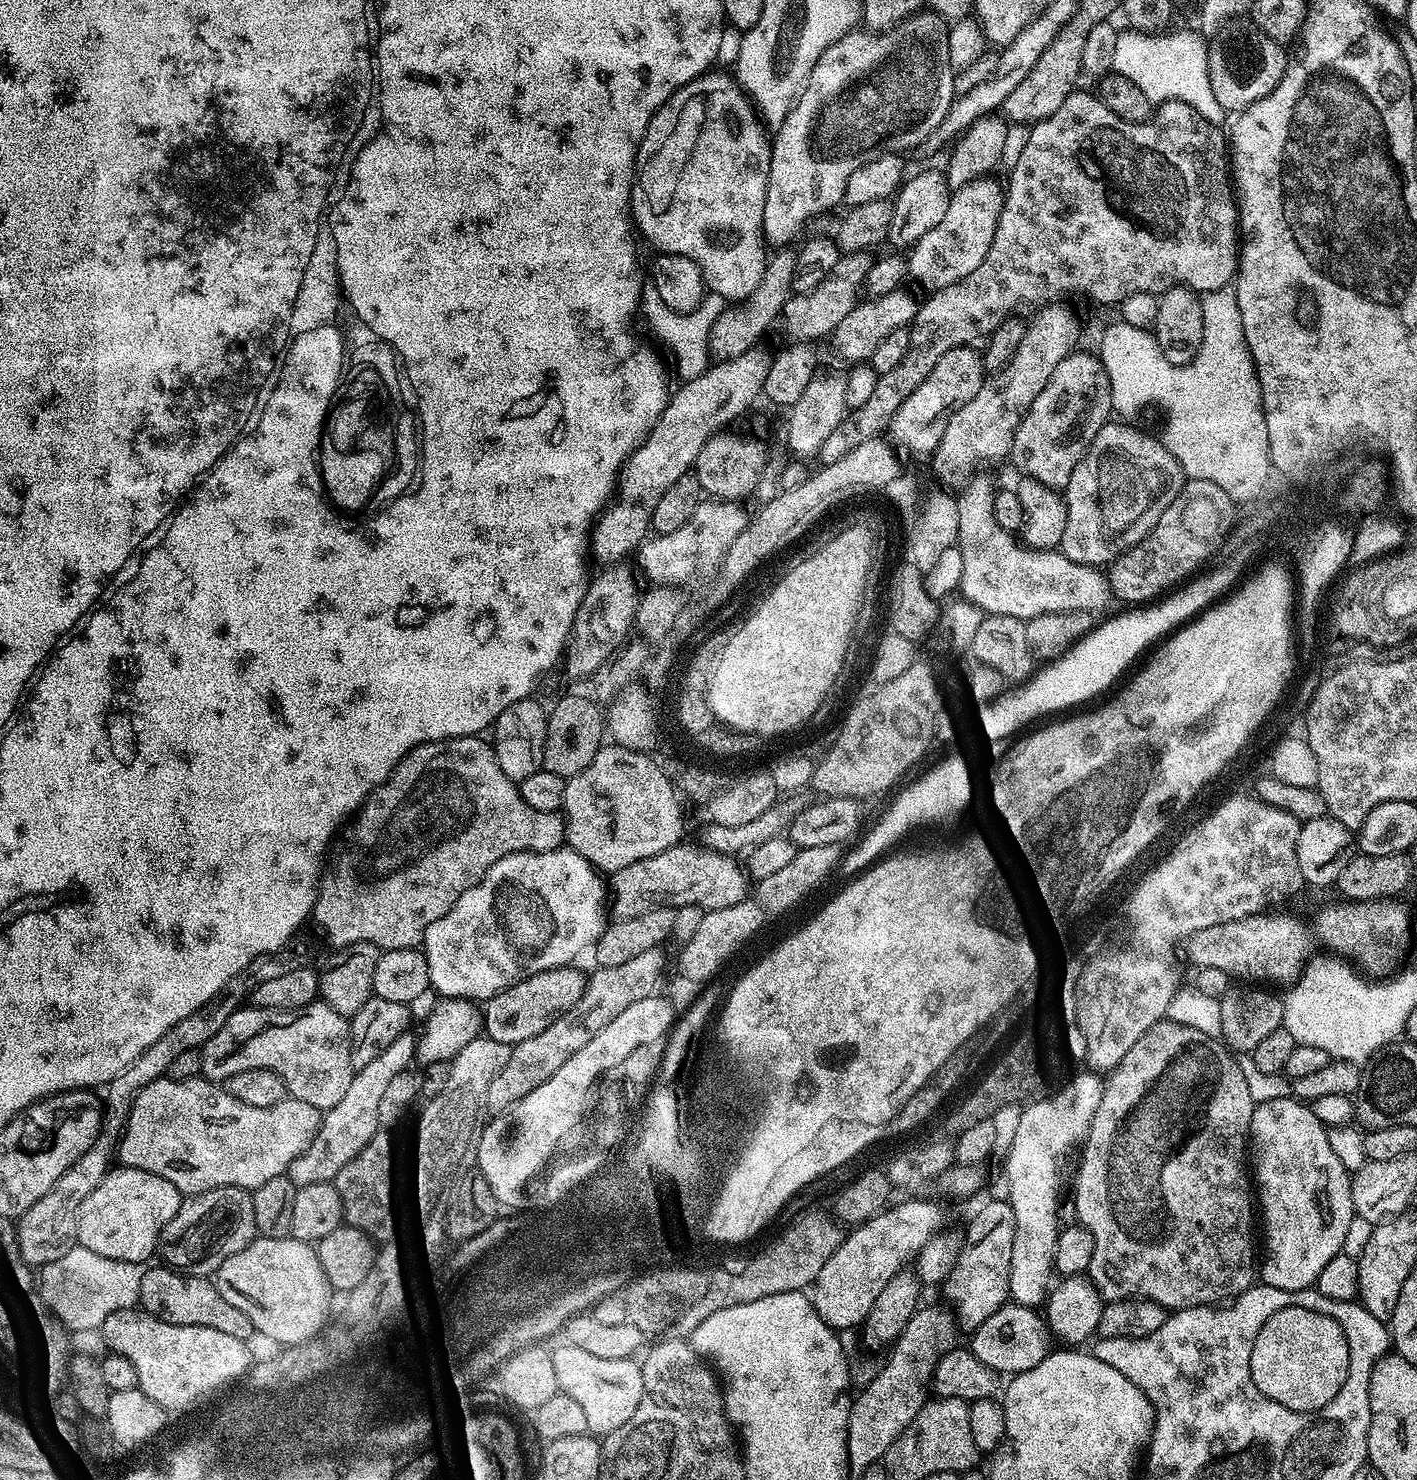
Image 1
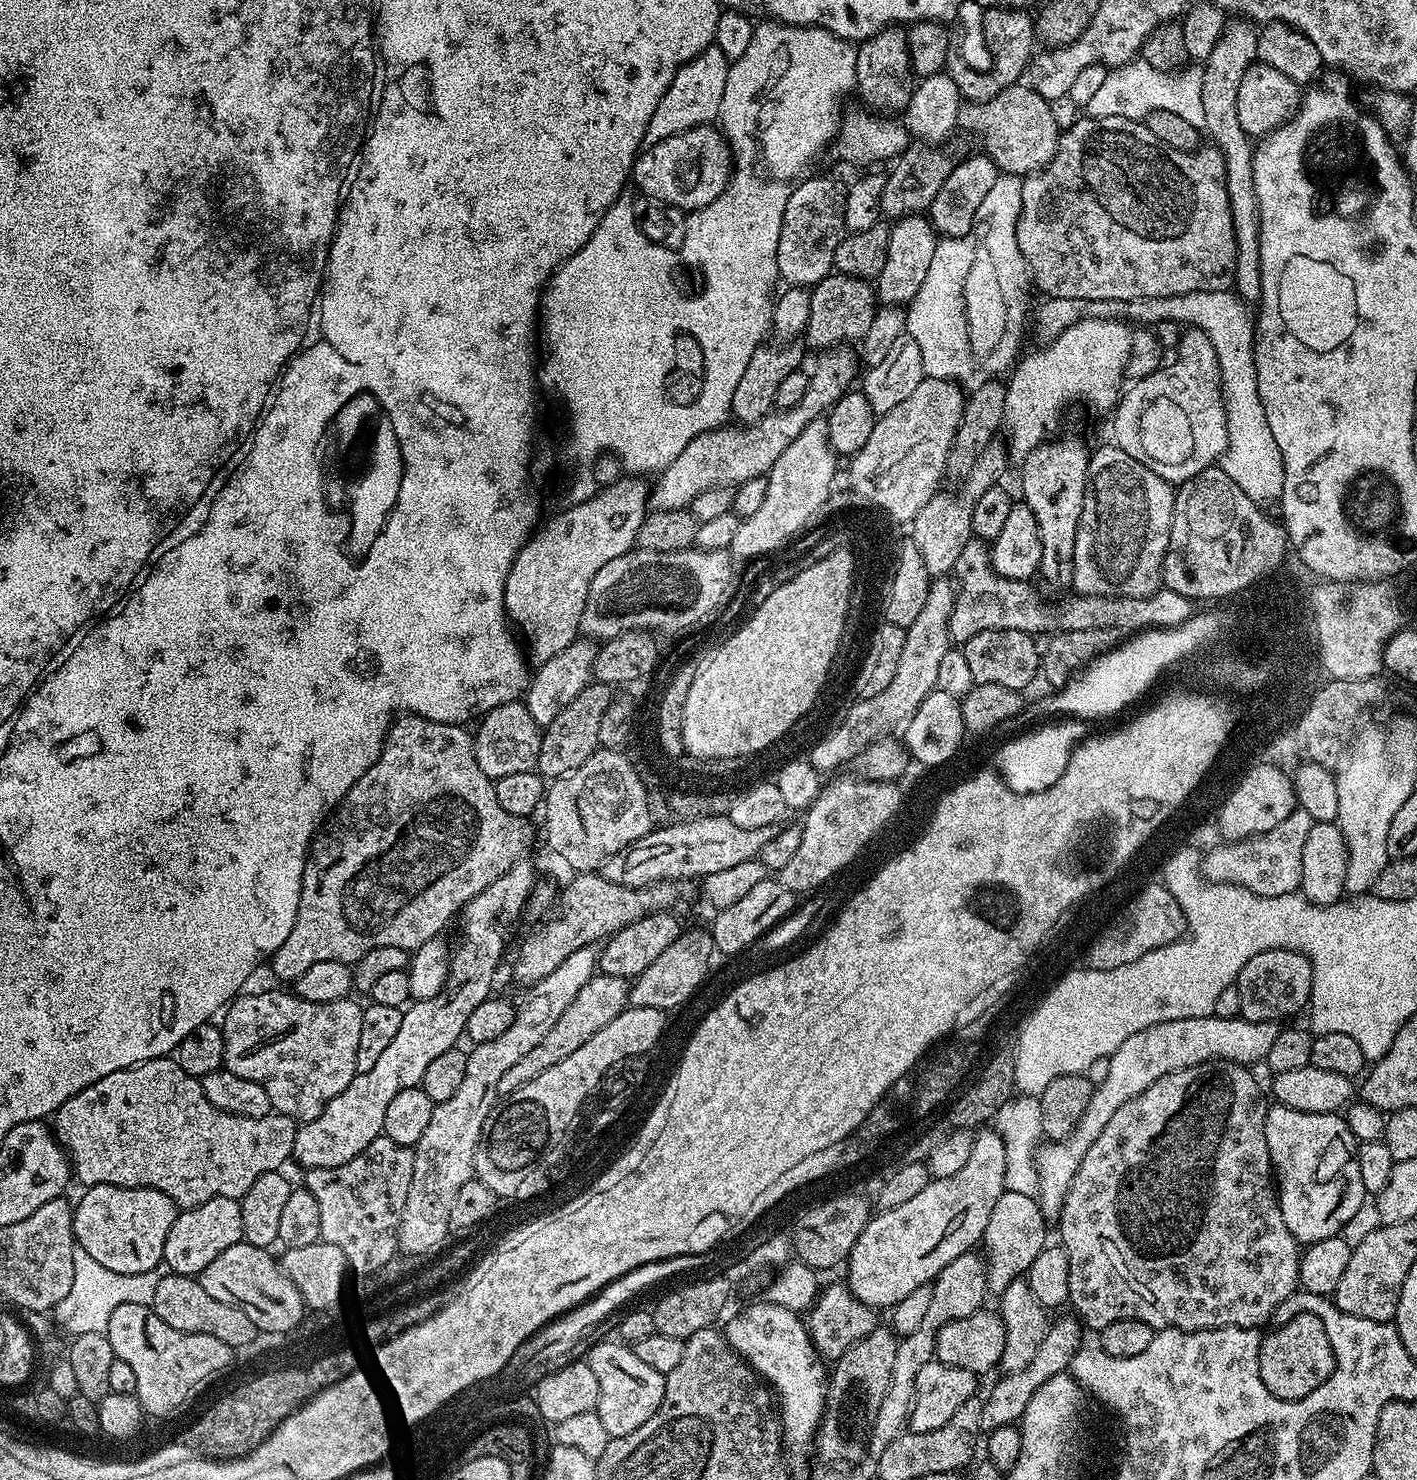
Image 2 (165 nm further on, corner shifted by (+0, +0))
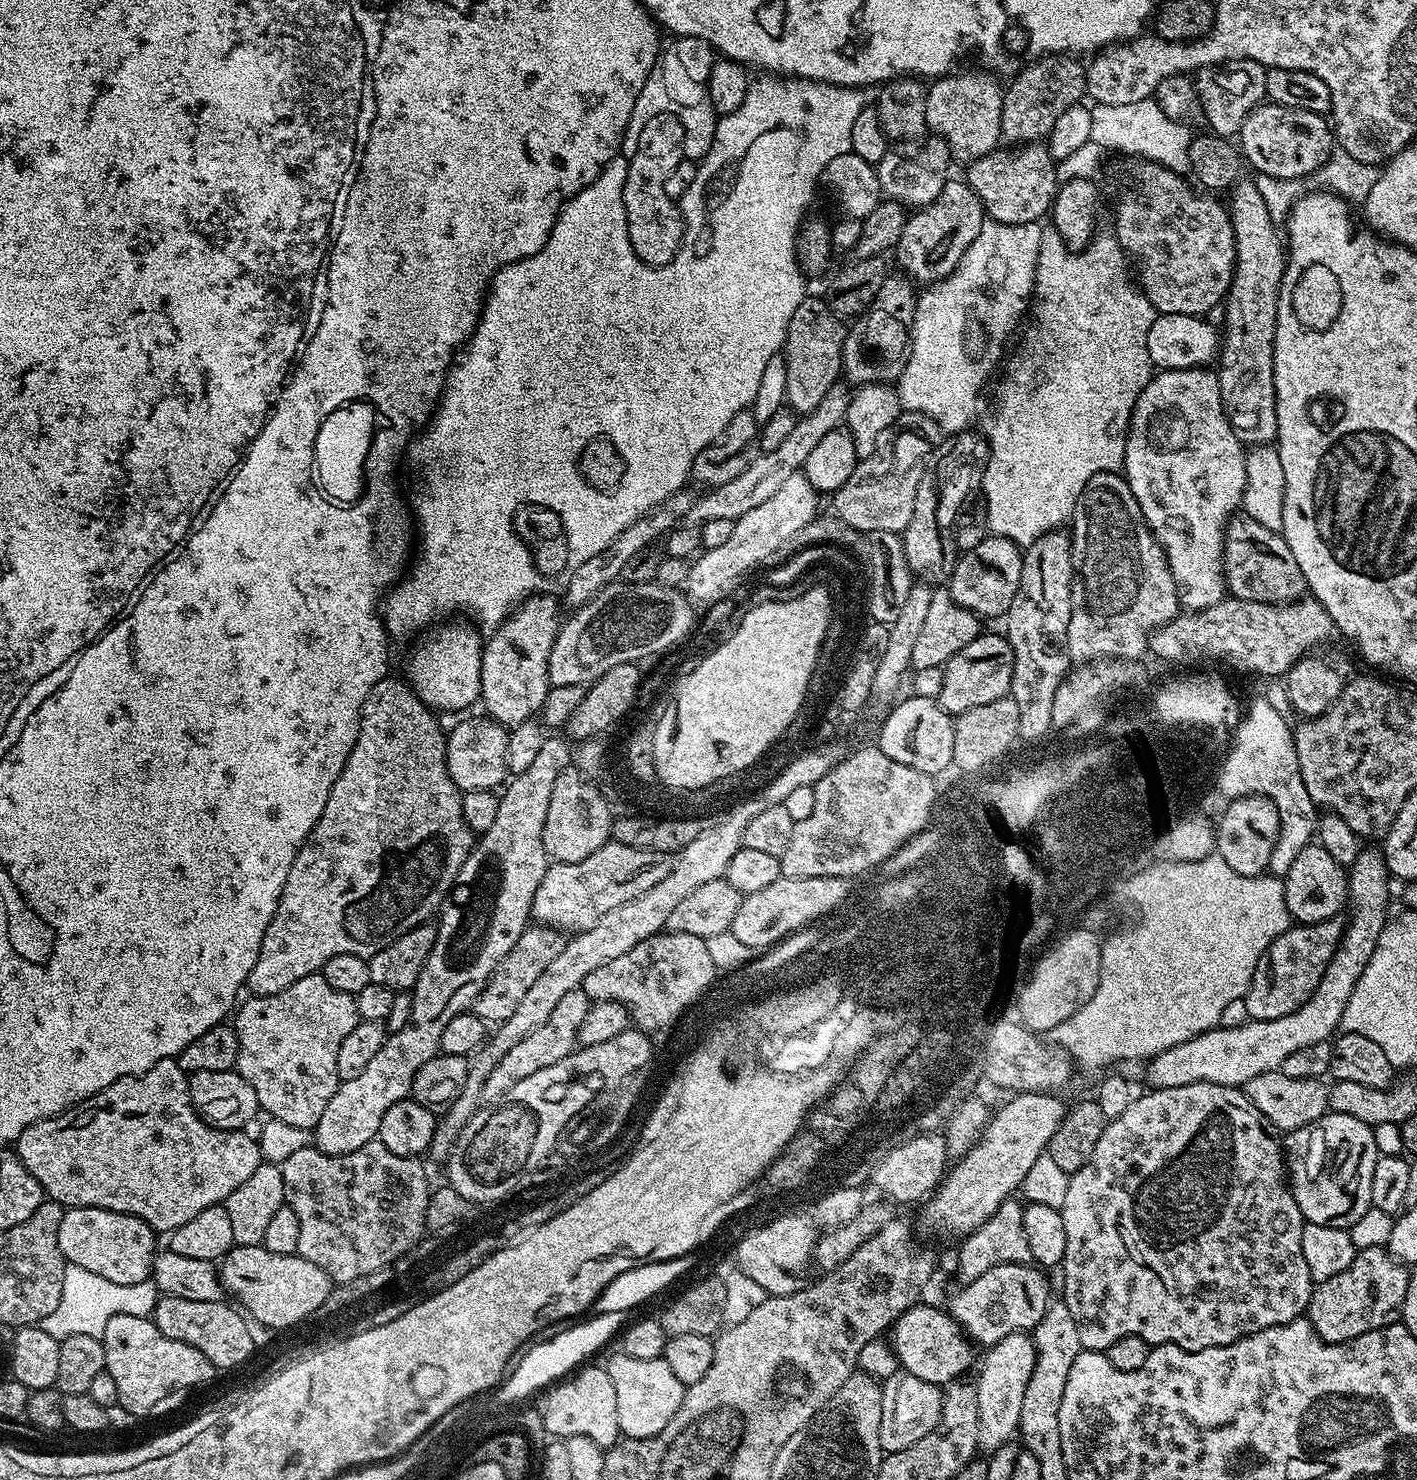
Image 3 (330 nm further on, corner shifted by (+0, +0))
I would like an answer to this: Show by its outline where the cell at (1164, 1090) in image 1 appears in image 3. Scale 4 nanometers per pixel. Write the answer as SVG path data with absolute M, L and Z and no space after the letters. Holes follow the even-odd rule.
M1194 1082L1193 1084L1174 1086L1173 1088L1154 1088L1145 1091L1145 1093L1145 1096L1144 1093L1137 1095L1134 1106L1130 1106L1130 1110L1123 1111L1122 1114L1118 1114L1118 1118L1105 1123L1102 1130L1102 1138L1098 1138L1098 1143L1095 1144L1094 1150L1090 1154L1090 1162L1086 1162L1086 1166L1082 1166L1082 1170L1069 1175L1066 1200L1059 1208L1062 1214L1062 1226L1066 1226L1066 1254L1062 1265L1062 1271L1064 1271L1064 1296L1062 1296L1062 1302L1070 1310L1071 1316L1074 1317L1074 1326L1078 1326L1081 1349L1086 1352L1107 1353L1108 1348L1114 1346L1114 1342L1118 1342L1118 1338L1137 1336L1145 1340L1149 1346L1173 1344L1182 1350L1194 1350L1197 1352L1214 1346L1232 1344L1235 1340L1266 1330L1270 1326L1282 1326L1283 1324L1289 1324L1292 1320L1301 1319L1308 1311L1308 1303L1312 1297L1314 1287L1314 1281L1310 1278L1310 1269L1306 1267L1306 1258L1302 1254L1302 1230L1306 1221L1302 1210L1298 1210L1298 1202L1292 1197L1290 1181L1286 1175L1286 1157L1282 1151L1281 1141L1279 1139L1275 1140L1271 1136L1273 1133L1270 1131L1264 1115L1258 1110L1258 1106L1254 1106L1250 1102L1247 1091L1241 1090L1239 1087L1231 1088L1225 1084L1215 1084L1214 1082Z

